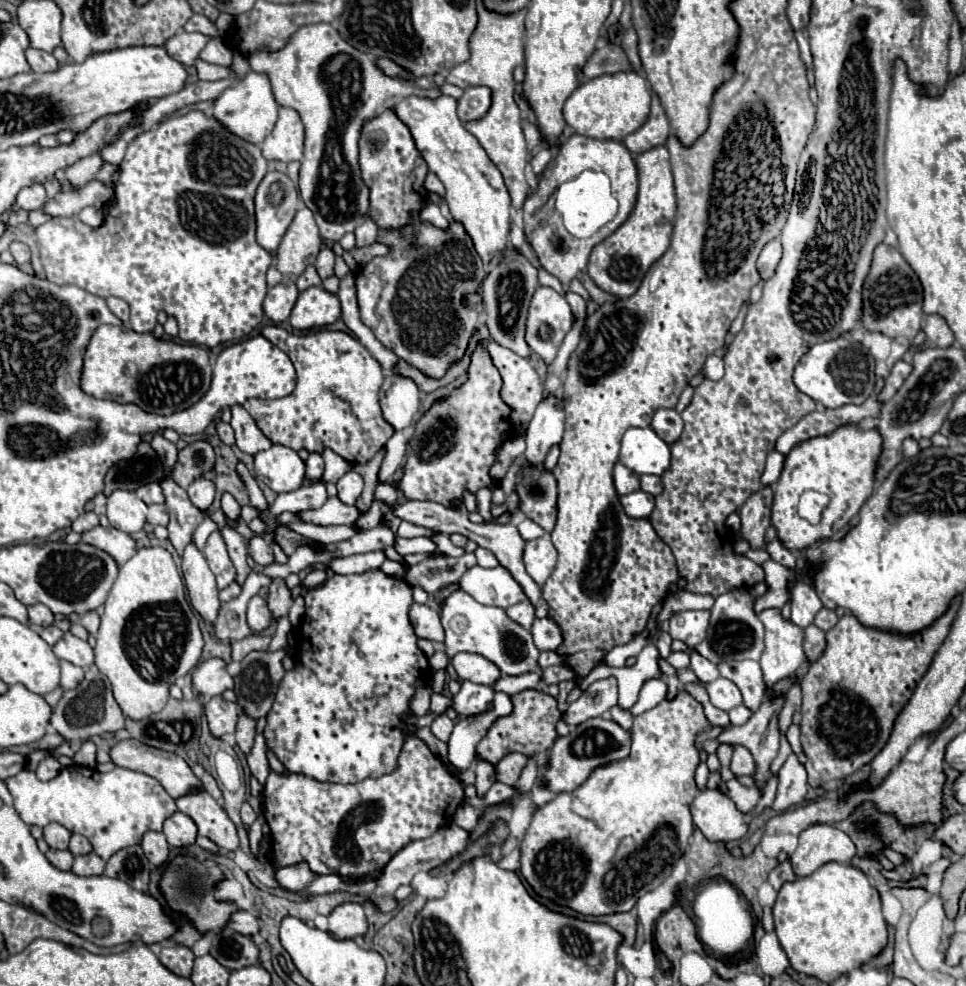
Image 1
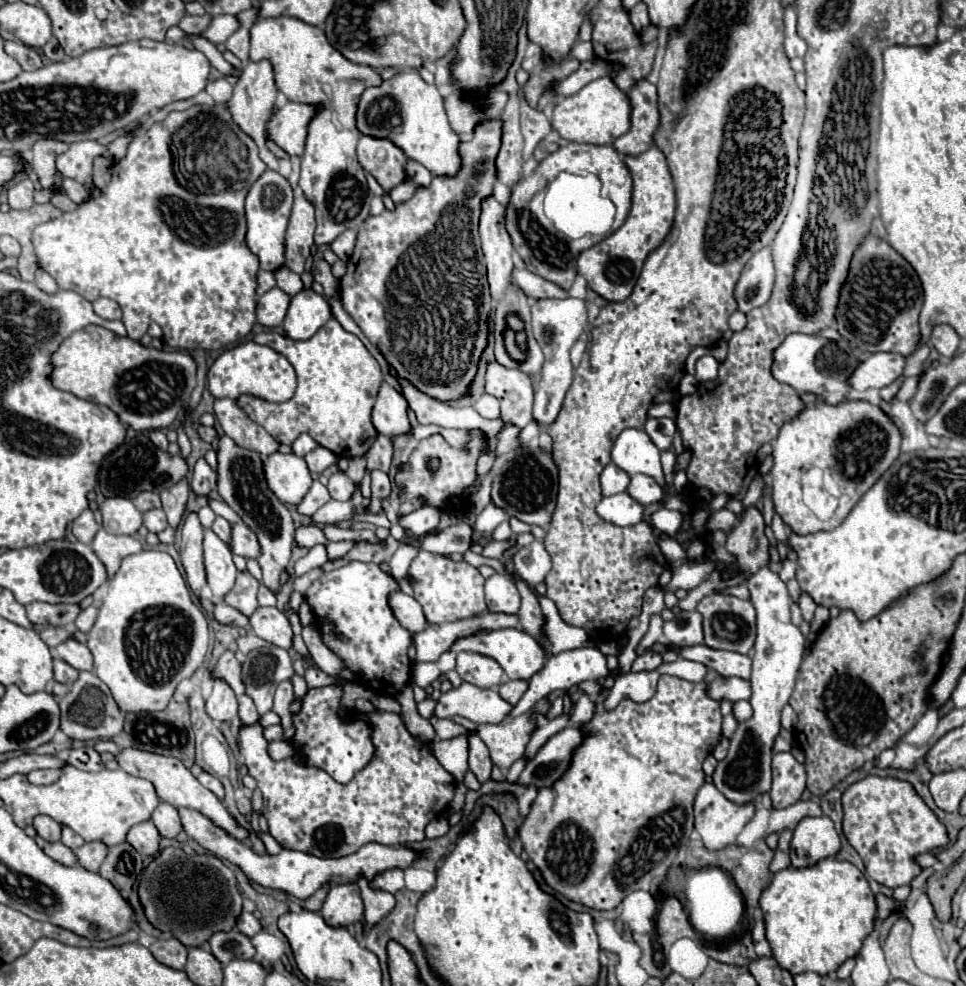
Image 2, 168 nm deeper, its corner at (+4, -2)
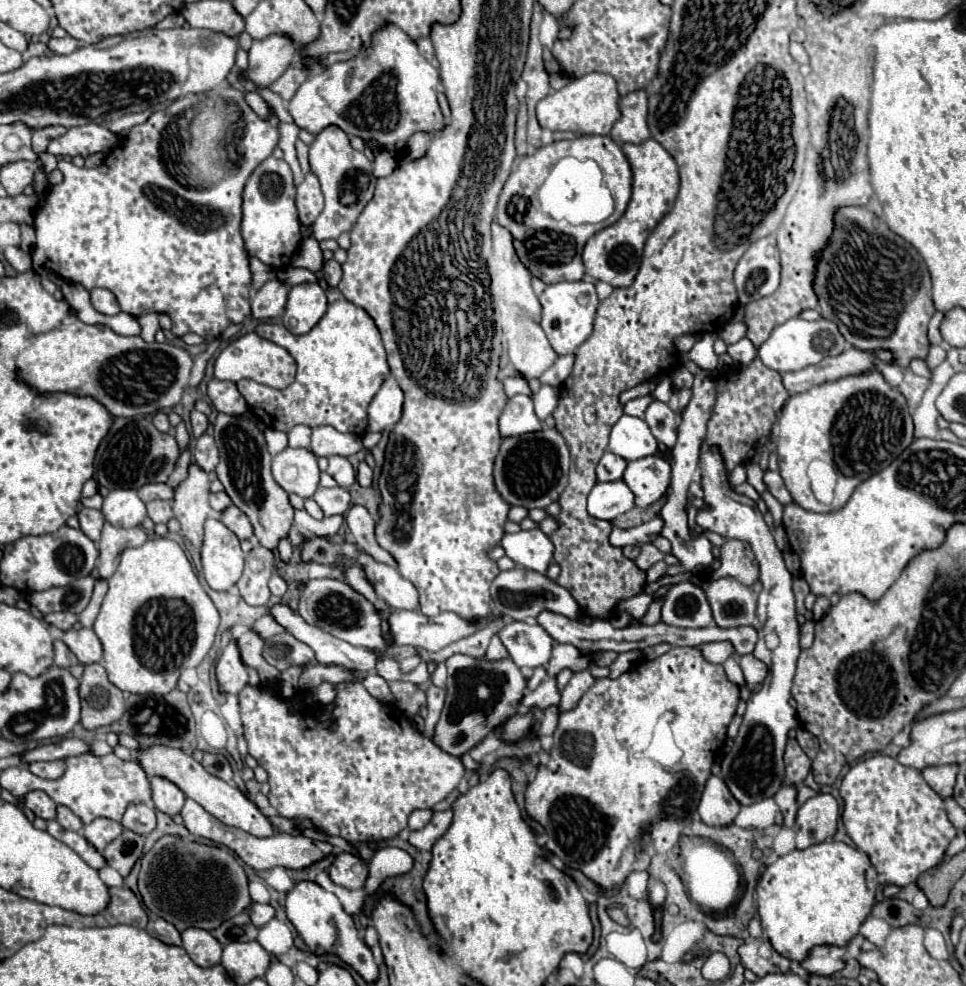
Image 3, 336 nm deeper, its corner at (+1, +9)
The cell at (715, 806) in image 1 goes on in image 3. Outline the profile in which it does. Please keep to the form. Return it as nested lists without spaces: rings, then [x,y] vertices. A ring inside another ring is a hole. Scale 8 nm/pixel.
[[[711,775],[699,801],[699,815],[703,823],[711,827],[727,827],[735,821],[739,811],[741,805],[737,803],[737,799],[733,799],[733,795],[729,795],[725,781],[717,775]]]

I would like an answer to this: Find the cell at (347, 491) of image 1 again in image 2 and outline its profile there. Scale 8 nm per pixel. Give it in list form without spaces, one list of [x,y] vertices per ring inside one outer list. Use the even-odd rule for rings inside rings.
[[[336,472],[328,480],[328,490],[334,500],[350,500],[354,494],[354,482],[344,472]]]

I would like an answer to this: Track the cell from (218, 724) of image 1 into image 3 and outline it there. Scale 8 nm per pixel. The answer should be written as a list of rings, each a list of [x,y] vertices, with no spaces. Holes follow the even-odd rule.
[[[235,639],[223,649],[215,671],[217,671],[217,683],[221,693],[237,695],[241,687],[245,687],[249,675],[247,675],[247,667],[239,659],[239,649],[235,645]]]

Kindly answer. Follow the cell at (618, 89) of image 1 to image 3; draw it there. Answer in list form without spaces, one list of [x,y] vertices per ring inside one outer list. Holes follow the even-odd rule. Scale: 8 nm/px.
[[[589,73],[571,81],[559,91],[553,91],[545,99],[541,99],[537,103],[537,119],[539,119],[539,125],[549,131],[607,135],[609,127],[613,127],[613,123],[617,121],[617,115],[621,115],[621,111],[617,111],[617,99],[621,99],[621,95],[617,91],[617,81],[611,75]]]

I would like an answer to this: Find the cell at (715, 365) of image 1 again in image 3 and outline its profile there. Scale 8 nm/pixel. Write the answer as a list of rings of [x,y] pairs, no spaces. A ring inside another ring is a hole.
[[[705,333],[703,339],[699,343],[693,345],[693,349],[683,355],[683,361],[691,359],[693,363],[697,363],[699,369],[703,371],[713,371],[717,369],[719,365],[719,355],[713,351],[713,341],[715,341],[715,335],[713,333]]]

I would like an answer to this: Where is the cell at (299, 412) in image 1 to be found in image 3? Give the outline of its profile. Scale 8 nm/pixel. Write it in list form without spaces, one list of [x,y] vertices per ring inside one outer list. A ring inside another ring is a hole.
[[[349,301],[329,305],[321,321],[305,335],[293,335],[283,323],[259,323],[257,335],[285,347],[297,361],[297,377],[285,389],[271,389],[251,379],[237,383],[251,413],[269,429],[291,431],[303,423],[309,427],[331,425],[341,433],[363,437],[367,433],[367,407],[389,373],[385,349],[373,319]]]

